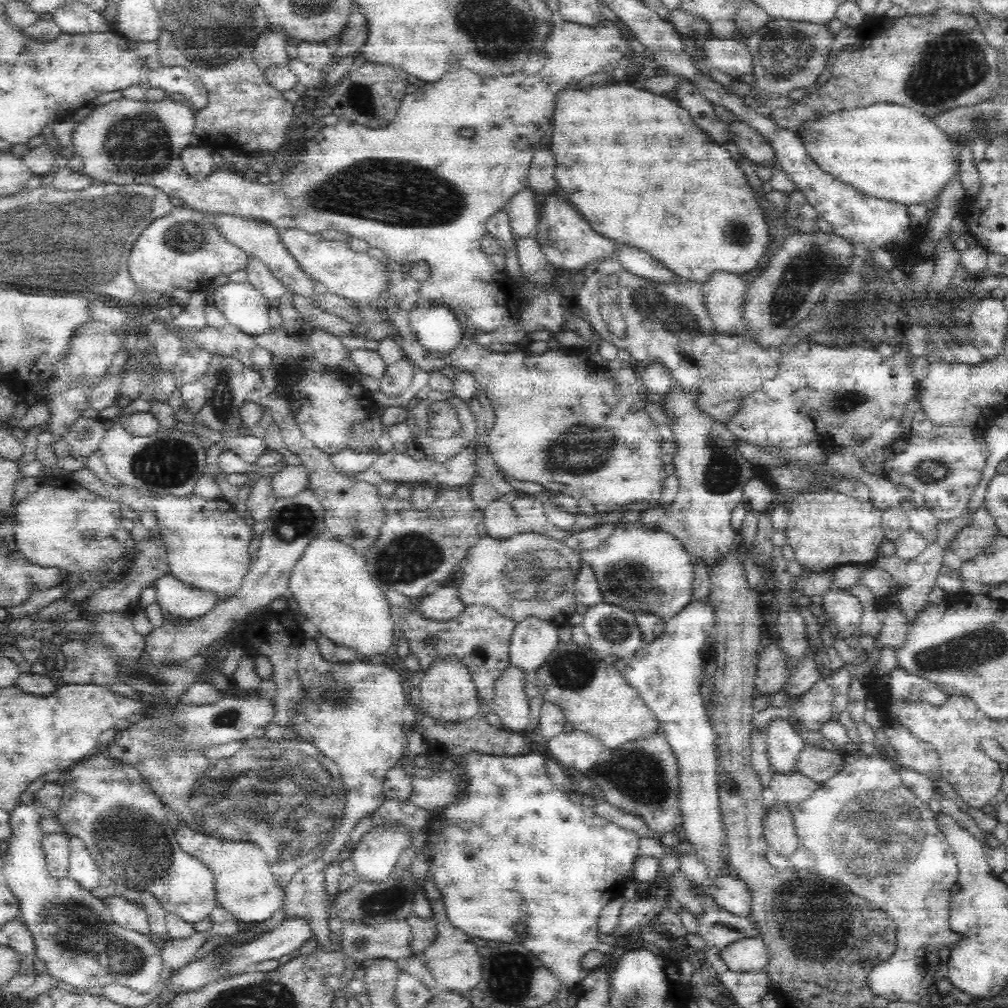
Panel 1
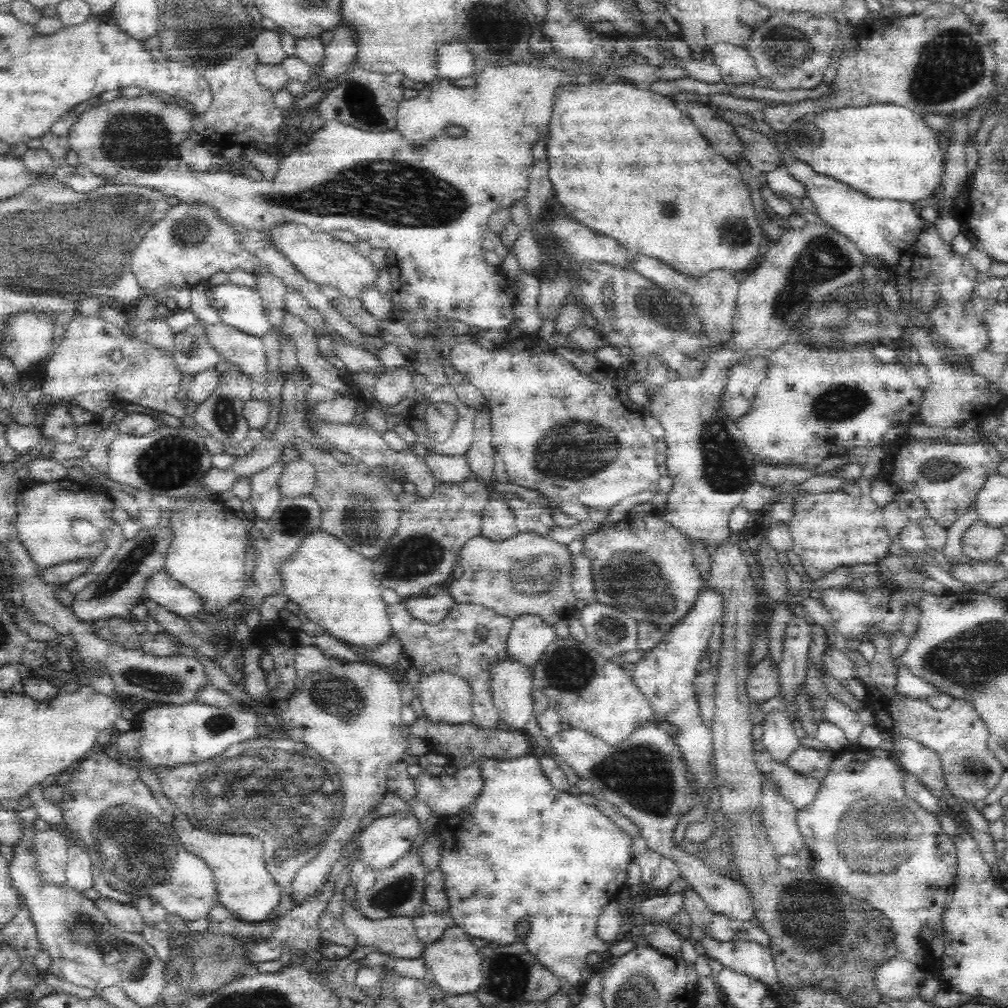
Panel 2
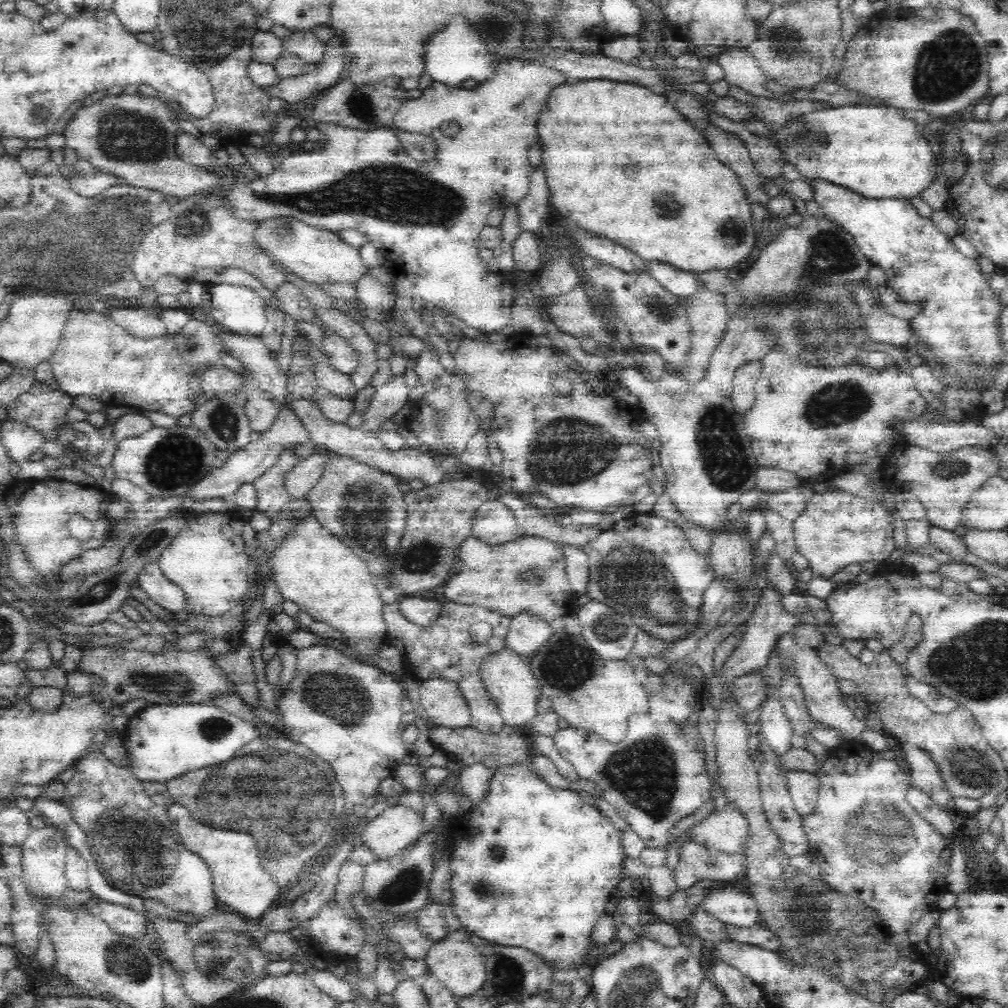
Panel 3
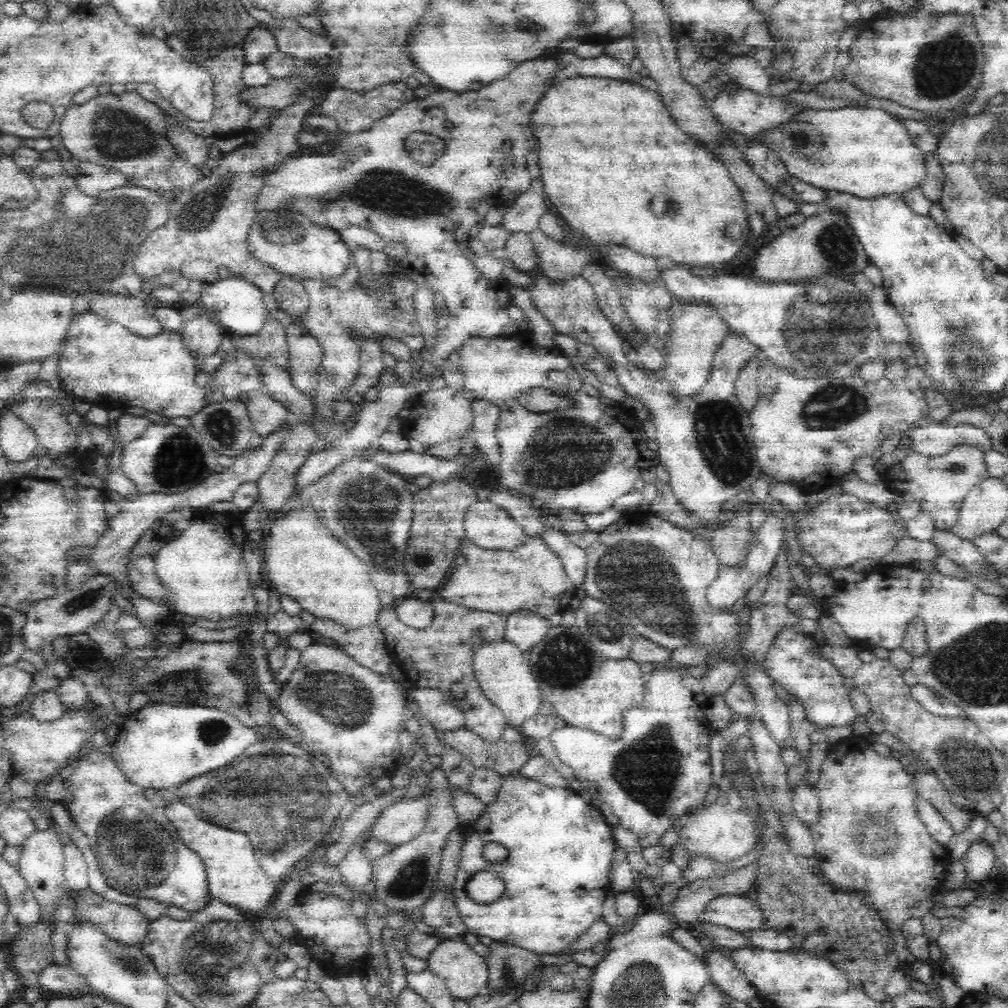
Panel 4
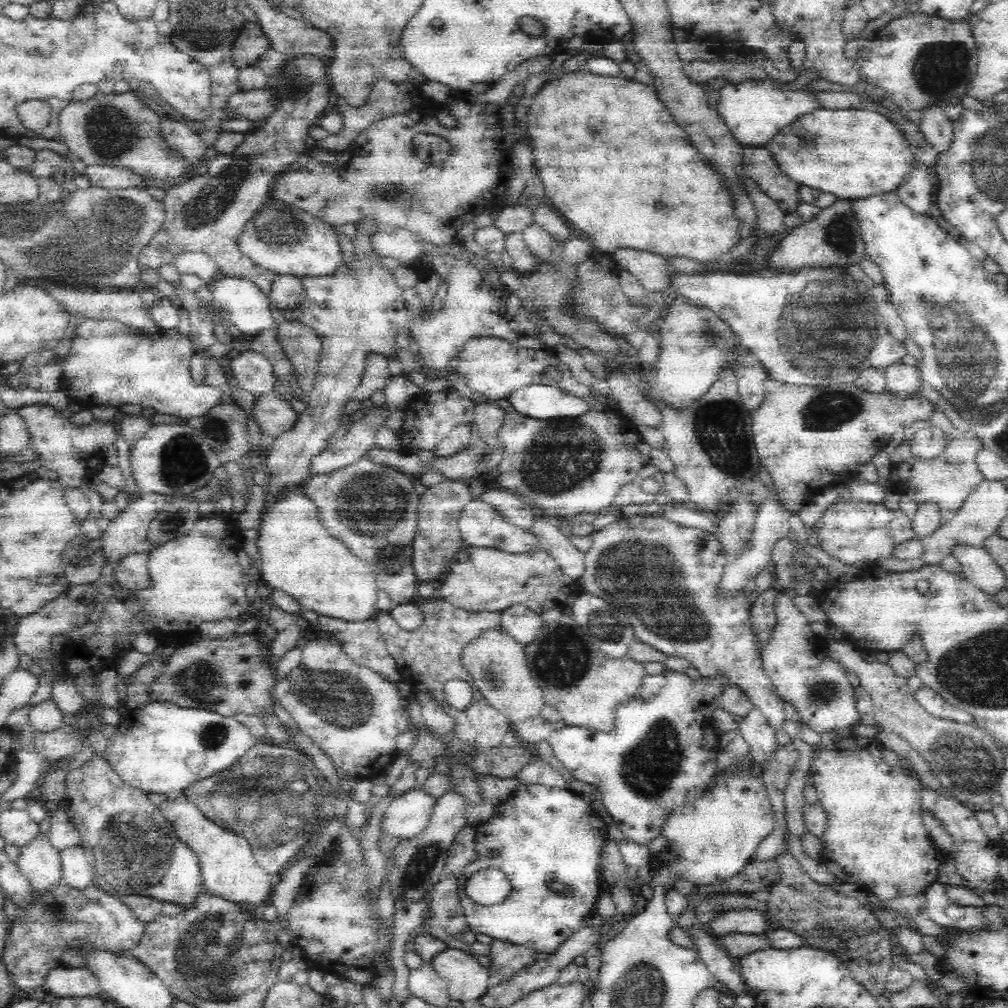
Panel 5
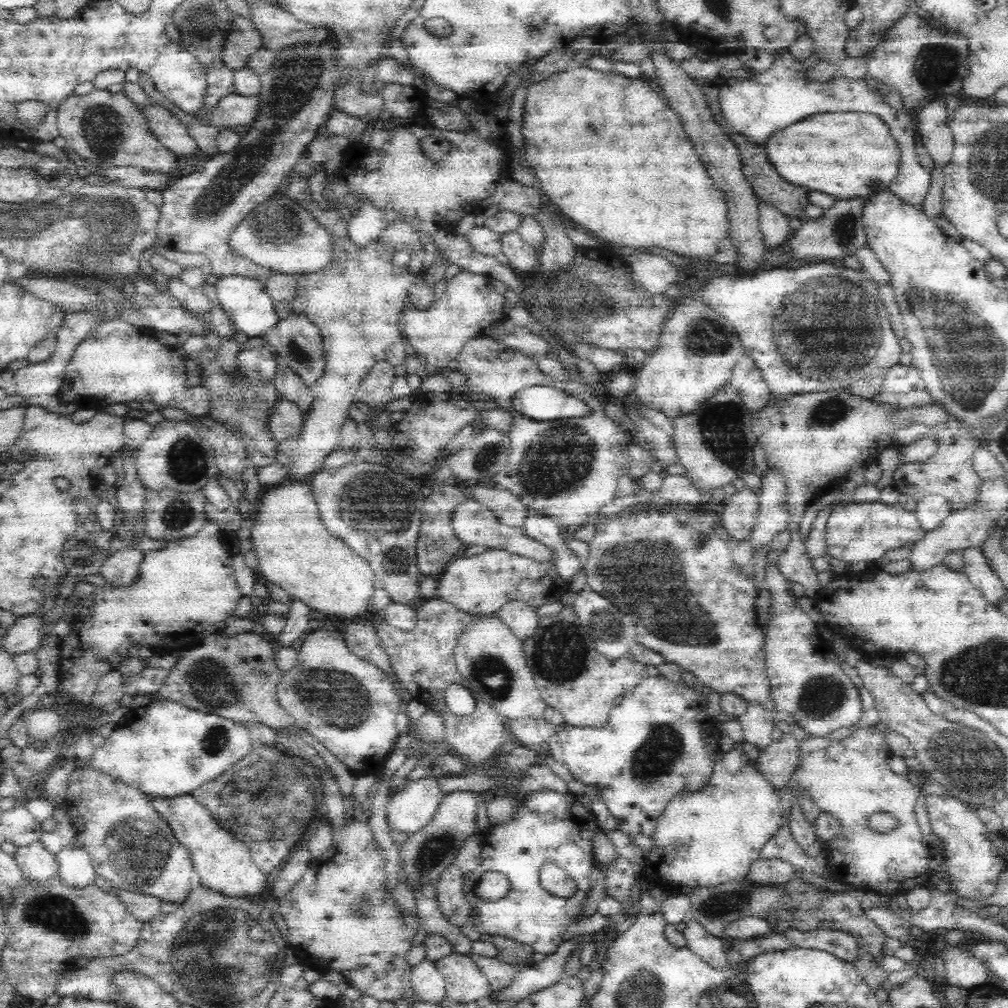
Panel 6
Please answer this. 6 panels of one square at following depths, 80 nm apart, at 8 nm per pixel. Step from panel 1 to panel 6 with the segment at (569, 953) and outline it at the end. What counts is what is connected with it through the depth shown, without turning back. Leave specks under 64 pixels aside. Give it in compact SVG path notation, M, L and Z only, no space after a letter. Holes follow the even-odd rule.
M536 790L526 794L522 800L518 800L516 814L508 818L504 824L494 824L488 827L482 834L482 860L474 868L474 872L463 873L462 889L464 897L468 901L469 916L472 916L474 930L481 934L489 934L491 937L504 936L509 940L530 946L534 953L544 956L553 954L563 941L564 932L577 922L577 916L581 914L584 903L590 894L590 874L596 867L594 852L594 837L600 831L600 825L592 809L584 805L570 792L552 792L550 790ZM546 863L552 863L561 868L570 880L576 882L577 891L572 897L558 897L549 893L540 885L540 869ZM493 870L507 876L510 883L508 894L498 902L486 902L474 895L474 884L480 873Z

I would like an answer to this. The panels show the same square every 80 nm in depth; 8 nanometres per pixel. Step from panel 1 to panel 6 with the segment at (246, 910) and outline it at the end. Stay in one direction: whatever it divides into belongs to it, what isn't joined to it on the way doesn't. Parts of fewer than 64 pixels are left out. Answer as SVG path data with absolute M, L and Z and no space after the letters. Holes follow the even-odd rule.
M191 794L158 798L151 803L168 821L178 842L190 851L202 887L238 899L257 899L266 890L267 874L253 861L248 845L223 829Z

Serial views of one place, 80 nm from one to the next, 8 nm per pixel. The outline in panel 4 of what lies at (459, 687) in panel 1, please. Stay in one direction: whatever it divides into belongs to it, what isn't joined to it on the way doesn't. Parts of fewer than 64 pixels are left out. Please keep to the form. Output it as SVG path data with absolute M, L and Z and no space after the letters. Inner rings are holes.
M442 688L406 689L406 697L418 702L423 714L438 732L454 731L465 726L465 712L449 691Z

